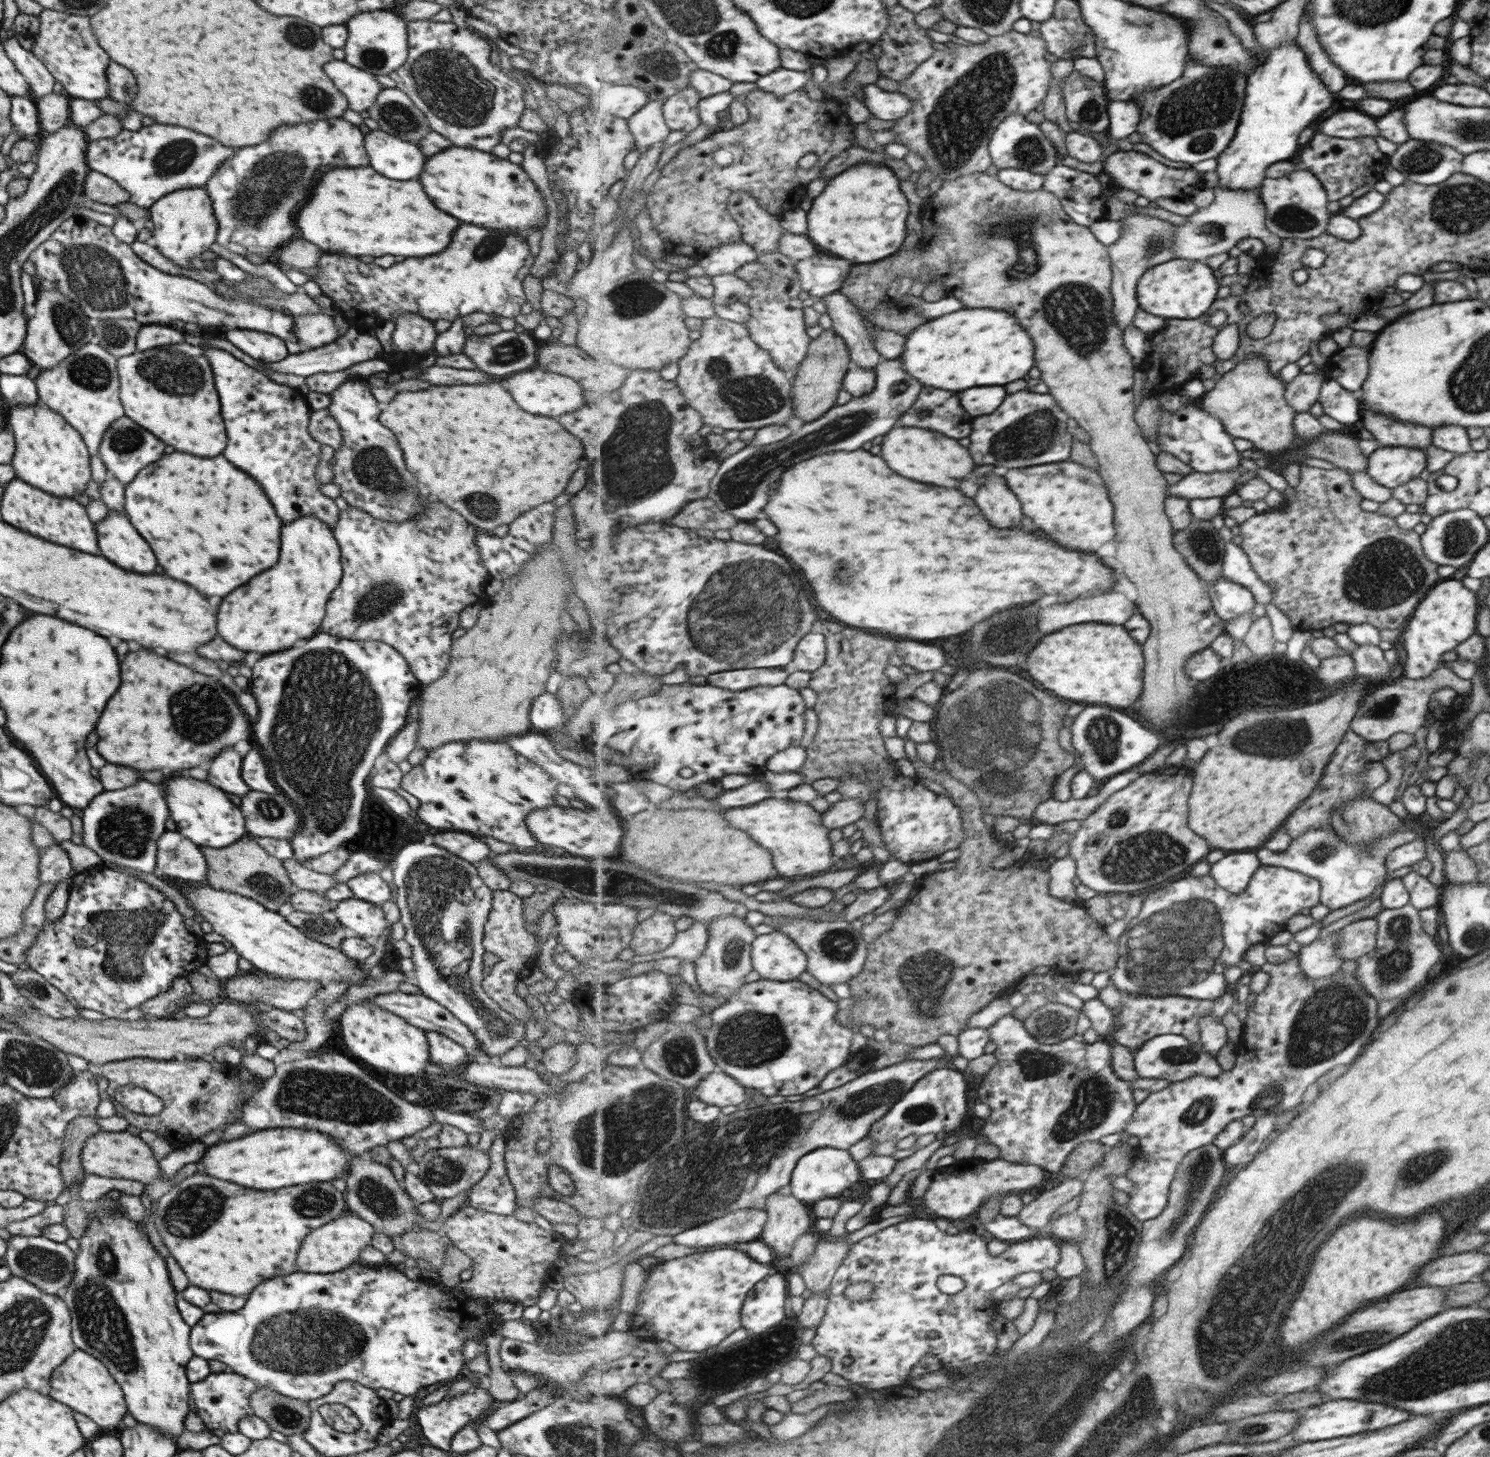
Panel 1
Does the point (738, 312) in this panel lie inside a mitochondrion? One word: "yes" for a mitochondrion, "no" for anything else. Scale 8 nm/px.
no

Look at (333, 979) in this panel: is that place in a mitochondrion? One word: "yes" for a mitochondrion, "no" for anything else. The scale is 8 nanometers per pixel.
no

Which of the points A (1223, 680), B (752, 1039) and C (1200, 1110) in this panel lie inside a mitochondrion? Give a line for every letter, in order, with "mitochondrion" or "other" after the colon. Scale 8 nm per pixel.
A: other
B: mitochondrion
C: mitochondrion

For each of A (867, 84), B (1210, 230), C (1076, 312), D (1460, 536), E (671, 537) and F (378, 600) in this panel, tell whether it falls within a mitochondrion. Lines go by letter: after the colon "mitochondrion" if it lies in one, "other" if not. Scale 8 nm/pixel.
A: other
B: mitochondrion
C: mitochondrion
D: mitochondrion
E: other
F: mitochondrion

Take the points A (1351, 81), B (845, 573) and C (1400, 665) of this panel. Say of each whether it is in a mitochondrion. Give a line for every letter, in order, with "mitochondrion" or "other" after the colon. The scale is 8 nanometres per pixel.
A: other
B: mitochondrion
C: other

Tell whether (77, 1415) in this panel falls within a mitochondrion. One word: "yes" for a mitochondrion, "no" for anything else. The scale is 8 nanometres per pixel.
no

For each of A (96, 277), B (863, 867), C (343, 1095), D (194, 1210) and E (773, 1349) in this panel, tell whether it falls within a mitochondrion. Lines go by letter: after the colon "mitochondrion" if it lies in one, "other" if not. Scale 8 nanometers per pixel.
A: mitochondrion
B: other
C: mitochondrion
D: mitochondrion
E: mitochondrion

